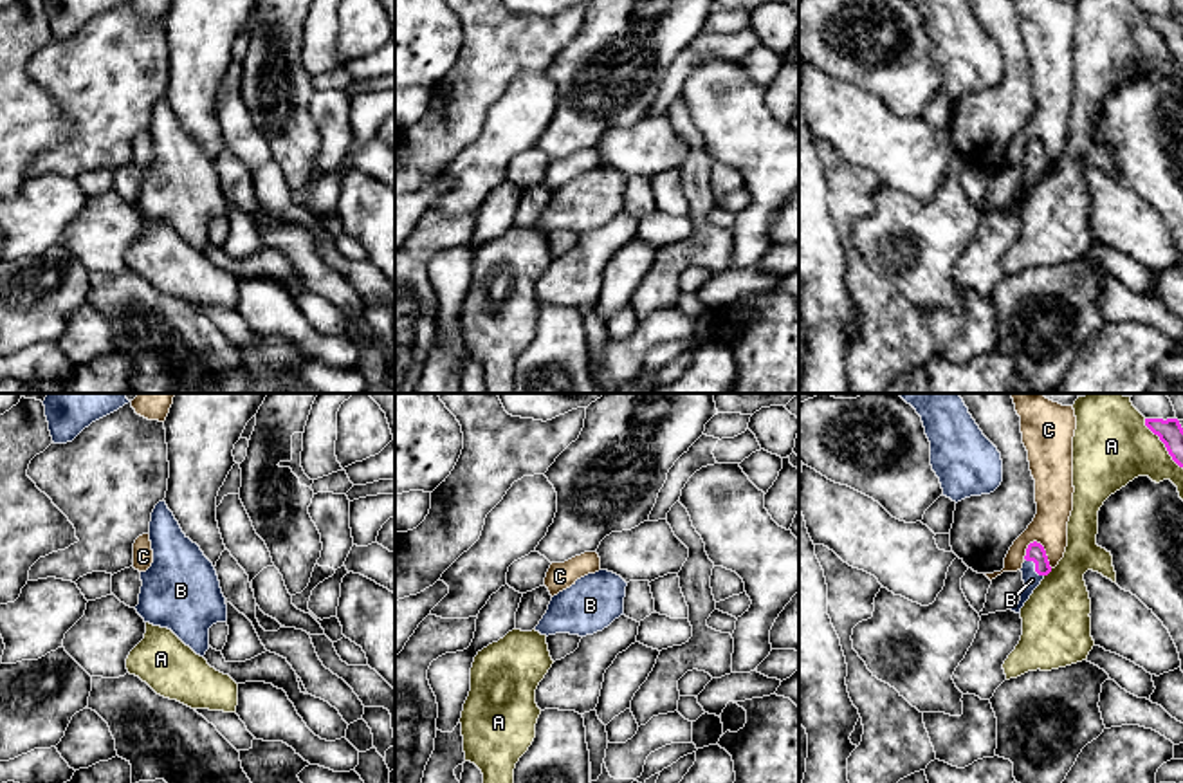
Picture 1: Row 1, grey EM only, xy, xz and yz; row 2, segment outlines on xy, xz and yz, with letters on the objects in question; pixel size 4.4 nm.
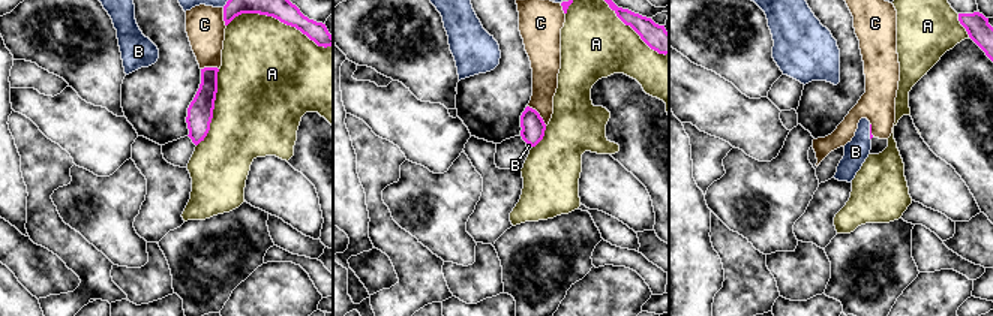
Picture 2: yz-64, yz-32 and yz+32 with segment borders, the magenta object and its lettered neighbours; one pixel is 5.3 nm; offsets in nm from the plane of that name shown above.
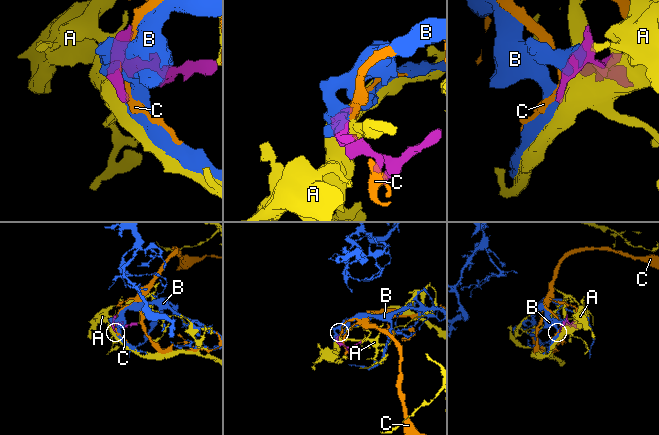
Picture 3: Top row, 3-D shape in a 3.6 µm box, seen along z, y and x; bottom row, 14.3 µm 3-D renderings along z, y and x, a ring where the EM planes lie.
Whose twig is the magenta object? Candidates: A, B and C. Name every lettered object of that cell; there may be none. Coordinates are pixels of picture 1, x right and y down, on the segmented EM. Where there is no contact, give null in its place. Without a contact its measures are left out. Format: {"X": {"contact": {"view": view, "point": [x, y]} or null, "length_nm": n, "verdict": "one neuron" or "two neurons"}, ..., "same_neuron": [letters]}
{"A": {"contact": {"view": "yz", "point": [1164, 442]}, "length_nm": 280, "verdict": "two neurons"}, "B": {"contact": {"view": "yz", "point": [1036, 567]}, "length_nm": 120, "verdict": "one neuron"}, "C": {"contact": {"view": "yz", "point": [1045, 551]}, "length_nm": 160, "verdict": "two neurons"}, "same_neuron": ["B"]}

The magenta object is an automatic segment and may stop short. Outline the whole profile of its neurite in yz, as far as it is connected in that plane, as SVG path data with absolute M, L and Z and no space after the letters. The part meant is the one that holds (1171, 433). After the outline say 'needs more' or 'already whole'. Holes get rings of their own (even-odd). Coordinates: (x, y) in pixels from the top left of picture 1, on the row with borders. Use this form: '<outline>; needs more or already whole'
M1145 419L1145 426L1160 437L1172 460L1183 467L1183 428L1178 419Z; already whole

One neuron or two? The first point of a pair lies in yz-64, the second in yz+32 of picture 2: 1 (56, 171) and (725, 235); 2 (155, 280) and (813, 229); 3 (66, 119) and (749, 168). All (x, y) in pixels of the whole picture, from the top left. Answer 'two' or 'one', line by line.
1: one
2: two
3: two

